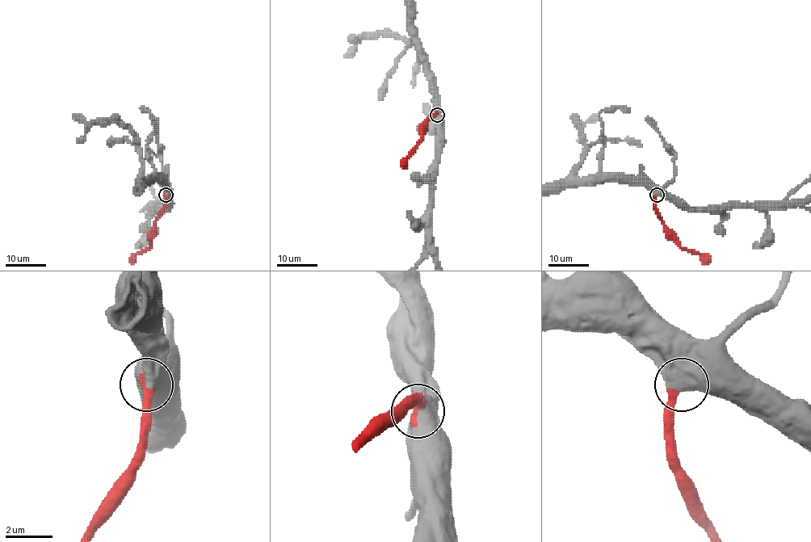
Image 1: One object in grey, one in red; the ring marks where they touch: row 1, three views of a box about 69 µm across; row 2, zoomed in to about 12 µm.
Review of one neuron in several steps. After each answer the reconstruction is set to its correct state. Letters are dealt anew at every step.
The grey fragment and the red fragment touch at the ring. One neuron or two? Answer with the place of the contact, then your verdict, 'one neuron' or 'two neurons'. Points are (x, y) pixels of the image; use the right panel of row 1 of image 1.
place (657, 195); one neuron

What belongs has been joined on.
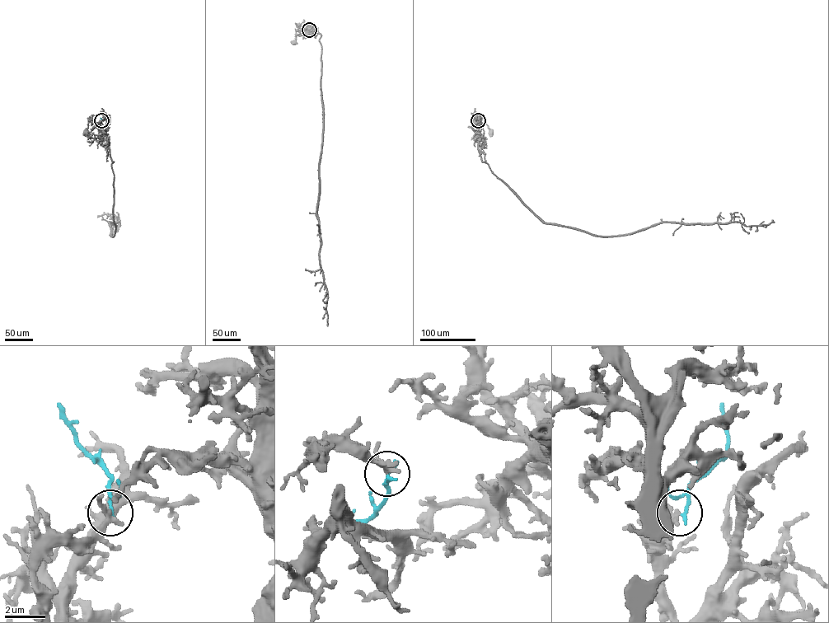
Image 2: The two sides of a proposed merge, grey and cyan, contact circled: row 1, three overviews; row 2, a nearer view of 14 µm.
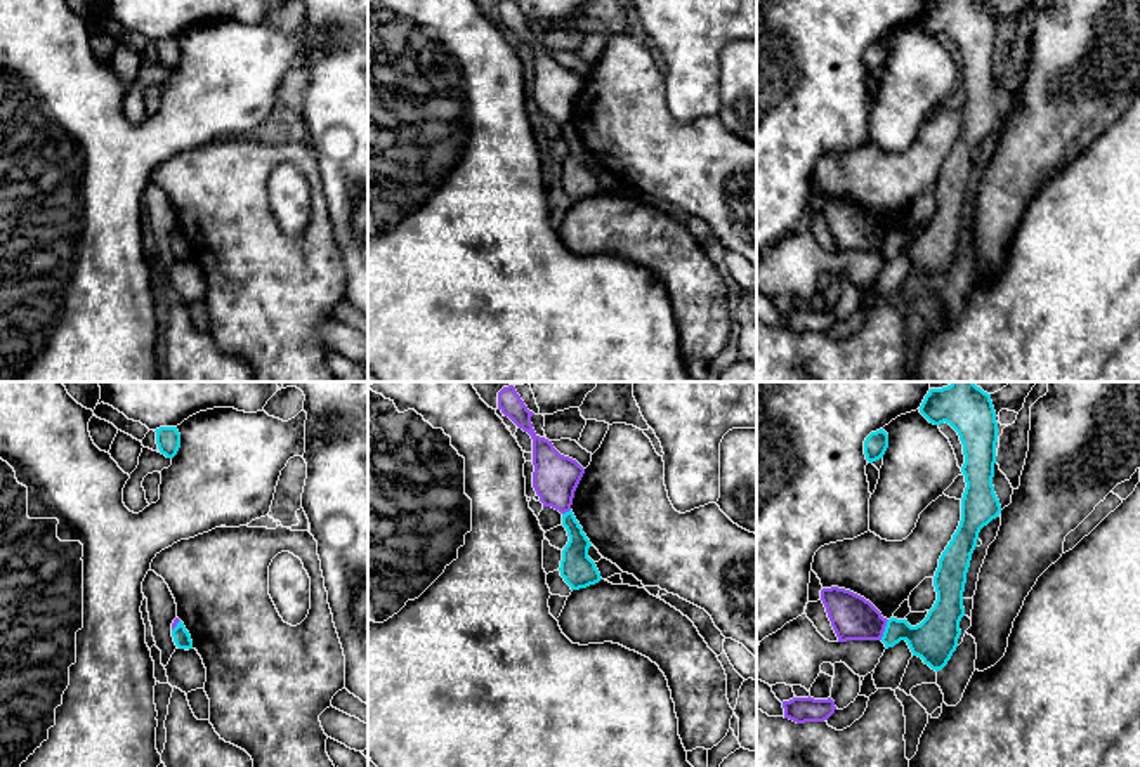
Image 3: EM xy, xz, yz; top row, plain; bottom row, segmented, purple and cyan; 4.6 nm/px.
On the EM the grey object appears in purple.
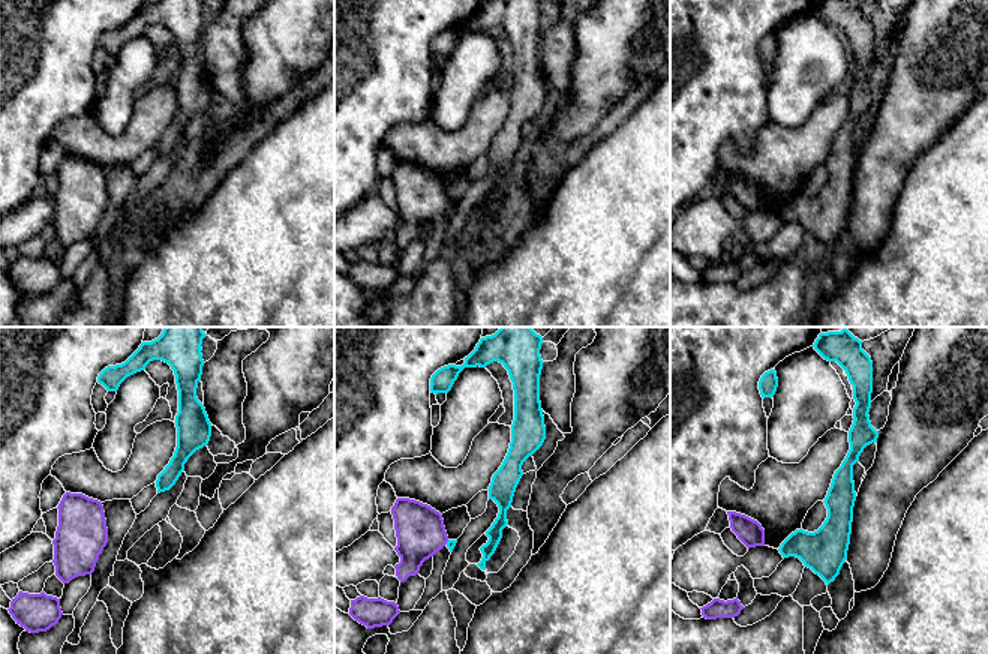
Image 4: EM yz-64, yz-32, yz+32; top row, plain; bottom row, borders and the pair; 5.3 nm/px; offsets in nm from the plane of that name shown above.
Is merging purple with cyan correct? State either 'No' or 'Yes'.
No

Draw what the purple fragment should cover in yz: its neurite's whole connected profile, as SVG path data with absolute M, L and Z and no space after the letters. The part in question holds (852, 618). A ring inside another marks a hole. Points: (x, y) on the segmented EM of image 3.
M831 587L821 590L821 600L838 642L881 640L888 620L864 597Z

